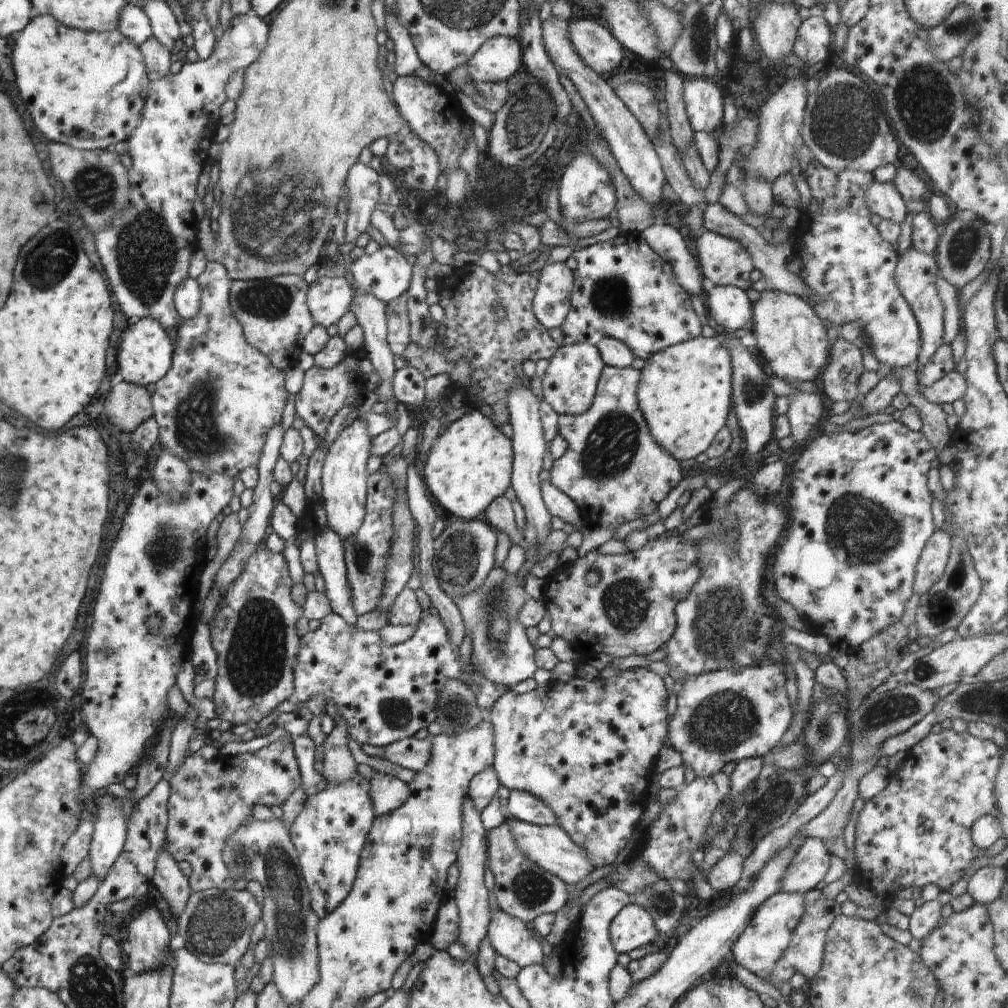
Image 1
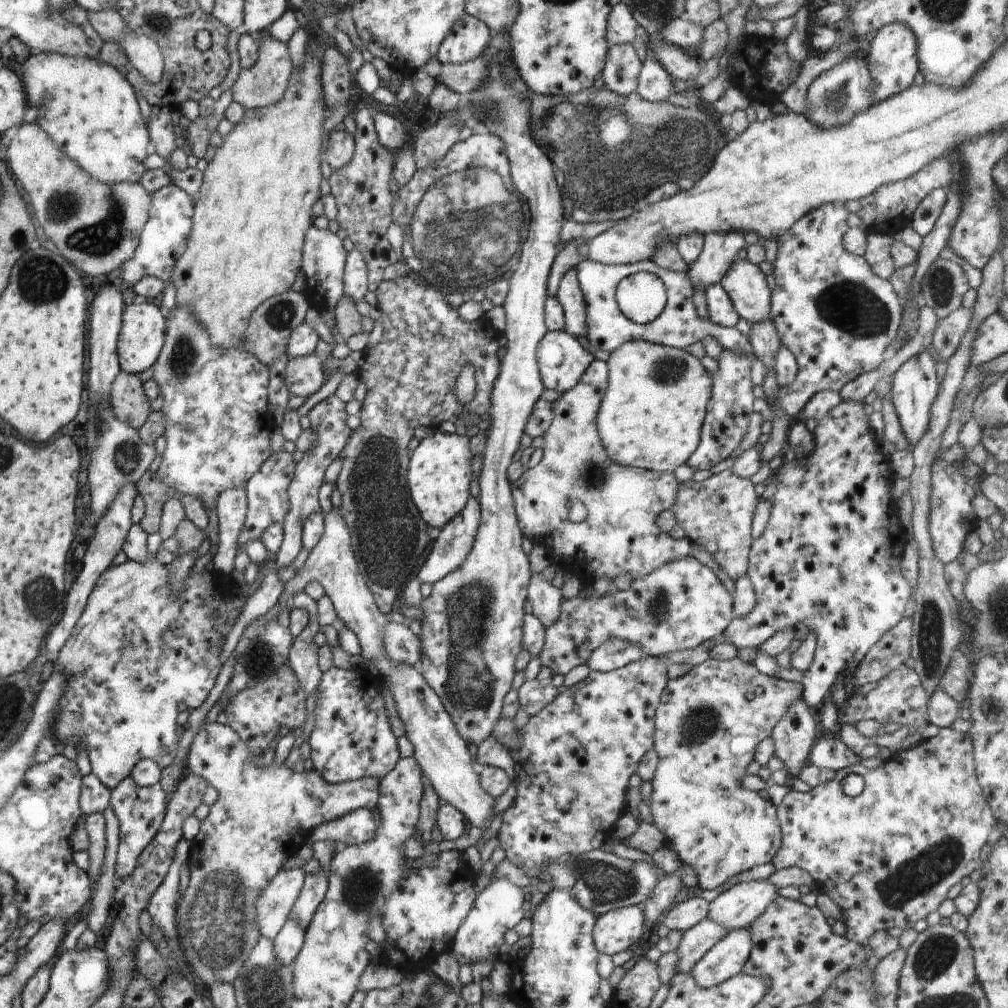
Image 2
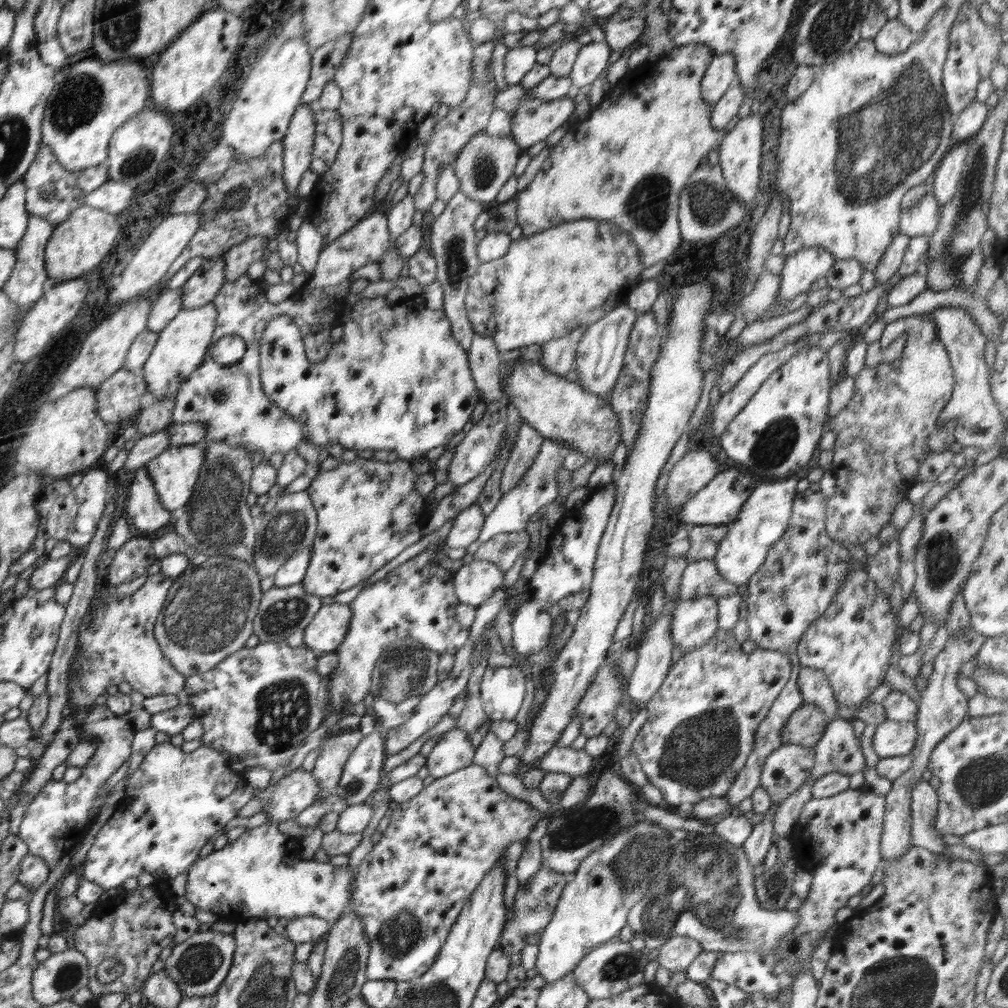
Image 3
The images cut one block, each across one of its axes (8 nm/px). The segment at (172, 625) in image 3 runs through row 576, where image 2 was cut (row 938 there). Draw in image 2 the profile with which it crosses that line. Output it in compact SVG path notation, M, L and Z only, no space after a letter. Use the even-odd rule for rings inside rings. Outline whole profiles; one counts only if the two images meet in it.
M206 721L194 736L185 759L186 773L204 778L219 794L217 802L210 808L210 814L201 822L200 833L191 840L187 860L190 866L190 884L181 895L176 908L176 926L184 960L192 968L192 974L196 974L196 978L200 978L200 982L208 987L218 980L234 984L250 950L256 946L260 935L254 920L254 902L258 894L268 886L268 882L283 868L282 854L278 854L278 848L284 848L286 844L301 844L298 822L302 832L313 832L324 822L336 820L352 810L368 808L374 811L379 800L381 780L378 778L358 778L330 784L316 768L297 773L288 768L285 762L280 766L270 764L265 768L261 765L263 755L252 754L230 726Z

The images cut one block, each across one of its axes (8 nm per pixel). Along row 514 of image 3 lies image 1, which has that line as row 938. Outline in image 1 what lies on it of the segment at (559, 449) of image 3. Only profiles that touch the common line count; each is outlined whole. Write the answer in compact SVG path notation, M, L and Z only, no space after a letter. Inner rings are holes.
M496 909L491 916L487 937L497 955L515 962L520 968L540 965L544 953L530 924Z

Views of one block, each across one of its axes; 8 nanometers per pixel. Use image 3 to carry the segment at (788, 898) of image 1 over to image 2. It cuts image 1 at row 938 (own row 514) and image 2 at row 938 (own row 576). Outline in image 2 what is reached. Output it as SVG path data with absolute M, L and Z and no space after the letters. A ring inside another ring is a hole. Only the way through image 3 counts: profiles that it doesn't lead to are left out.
M748 927L729 930L692 968L696 984L712 988L741 974L752 950L752 934Z

